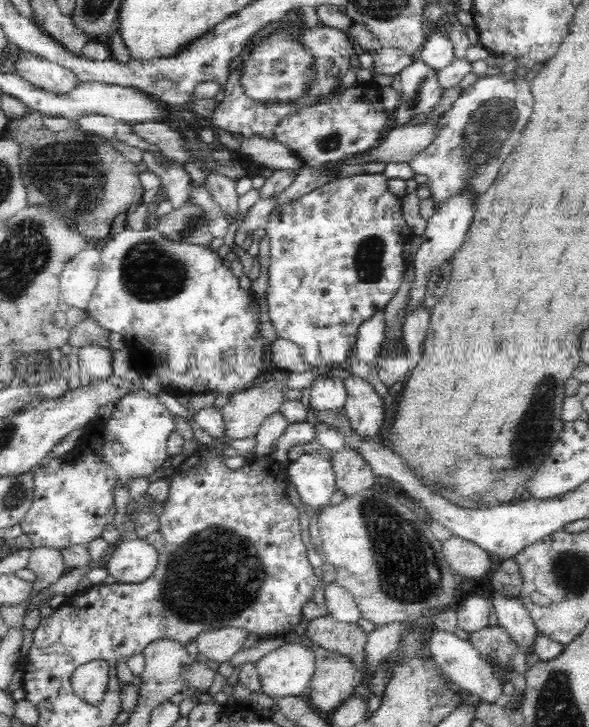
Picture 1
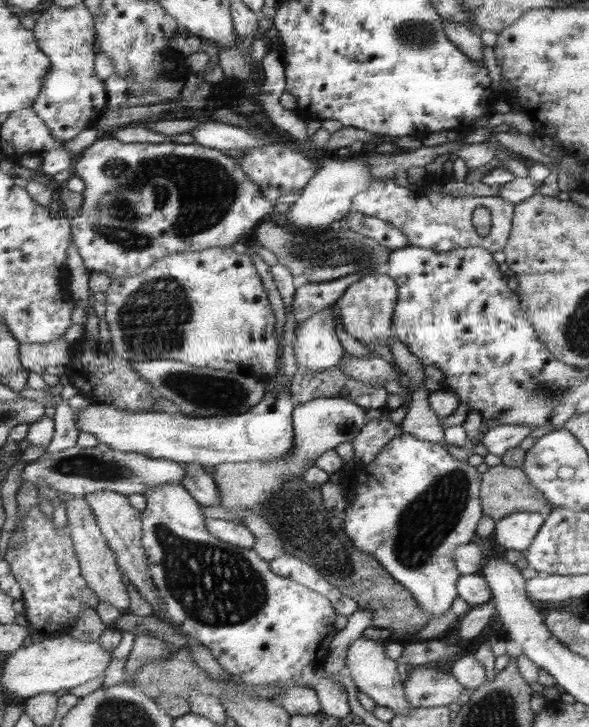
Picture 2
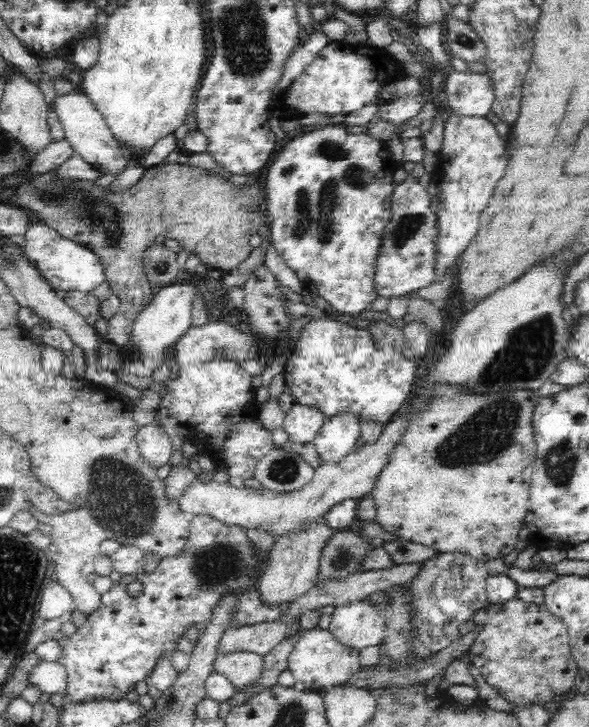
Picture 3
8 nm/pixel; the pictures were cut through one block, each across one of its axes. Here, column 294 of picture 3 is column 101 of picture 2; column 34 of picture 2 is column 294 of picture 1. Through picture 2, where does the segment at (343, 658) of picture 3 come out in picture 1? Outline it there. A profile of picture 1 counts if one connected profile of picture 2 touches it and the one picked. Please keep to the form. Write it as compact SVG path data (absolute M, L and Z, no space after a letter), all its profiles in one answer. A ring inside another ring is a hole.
M284 643L256 661L259 690L276 700L286 696L303 696L315 666L314 653L308 643Z

